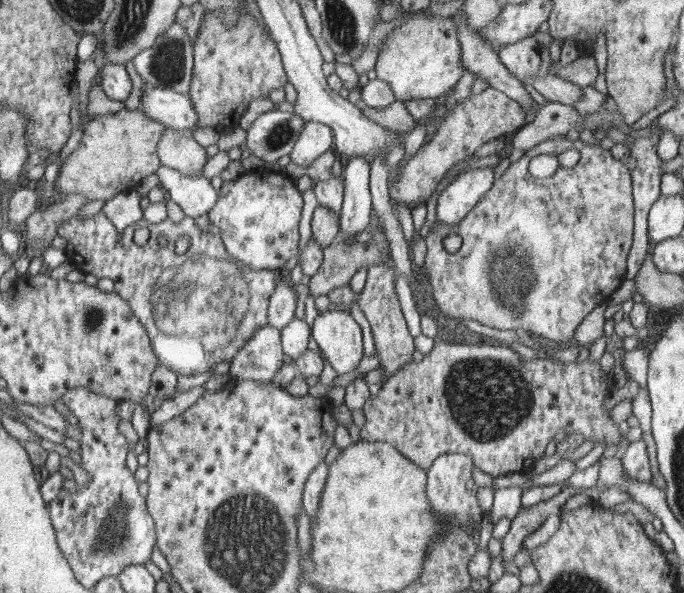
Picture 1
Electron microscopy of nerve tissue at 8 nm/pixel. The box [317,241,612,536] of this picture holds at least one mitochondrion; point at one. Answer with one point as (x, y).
(488, 399)

